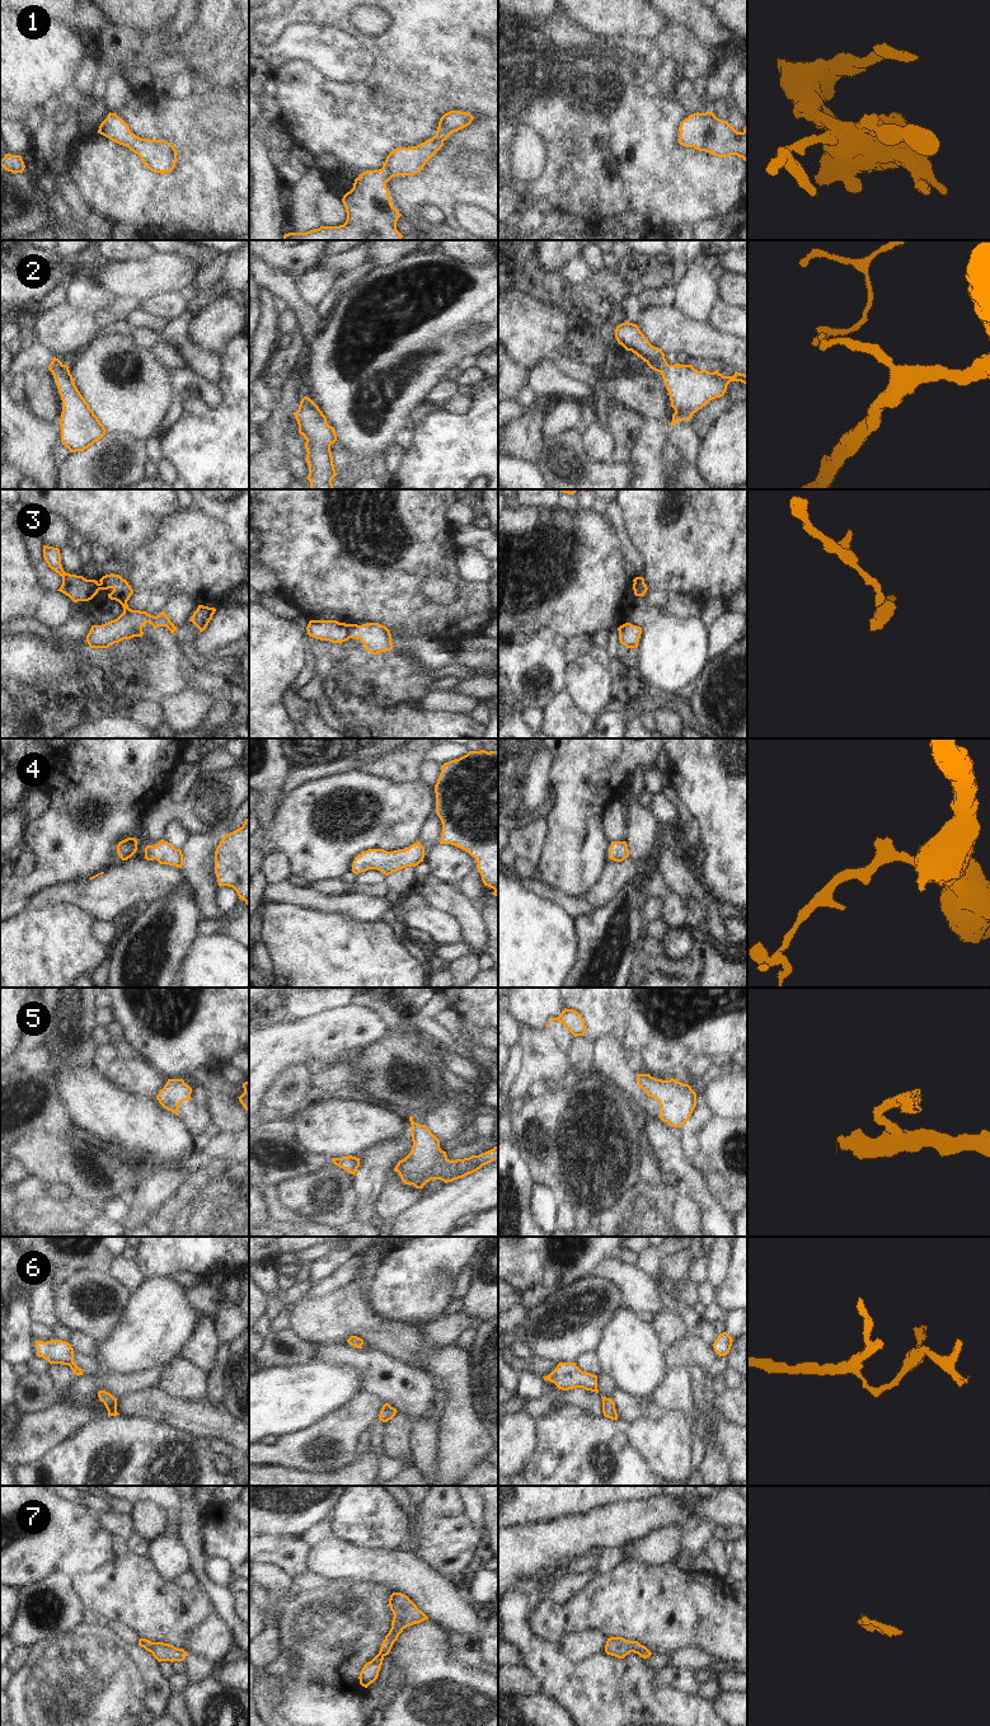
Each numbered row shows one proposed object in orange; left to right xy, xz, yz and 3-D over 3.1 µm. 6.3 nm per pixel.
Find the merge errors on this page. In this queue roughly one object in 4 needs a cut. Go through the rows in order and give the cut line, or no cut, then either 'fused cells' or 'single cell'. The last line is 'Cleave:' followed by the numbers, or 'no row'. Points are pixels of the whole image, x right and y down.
1: no cut; single cell
2: no cut; single cell
3: cut in xz along (347, 624), (351, 637); fused cells
4: no cut; single cell
5: no cut; single cell
6: no cut; single cell
7: no cut; single cell
Cleave: 3

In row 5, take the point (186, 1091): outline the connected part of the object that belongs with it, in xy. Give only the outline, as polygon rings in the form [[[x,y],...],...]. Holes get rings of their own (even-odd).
[[[168,1079],[164,1088],[156,1096],[159,1103],[178,1115],[179,1104],[191,1099],[192,1088],[183,1079]]]

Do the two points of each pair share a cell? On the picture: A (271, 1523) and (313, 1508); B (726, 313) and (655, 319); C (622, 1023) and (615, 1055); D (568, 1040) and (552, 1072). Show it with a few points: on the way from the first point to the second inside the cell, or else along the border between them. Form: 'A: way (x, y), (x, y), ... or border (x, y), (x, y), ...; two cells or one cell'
A: way (281, 1514), (300, 1514), (303, 1511); one cell
B: border (708, 322), (721, 332), (733, 337); two cells
C: border (594, 1041), (601, 1036), (610, 1035), (628, 1051); two cells
D: border (548, 1028), (556, 1042), (566, 1051); two cells

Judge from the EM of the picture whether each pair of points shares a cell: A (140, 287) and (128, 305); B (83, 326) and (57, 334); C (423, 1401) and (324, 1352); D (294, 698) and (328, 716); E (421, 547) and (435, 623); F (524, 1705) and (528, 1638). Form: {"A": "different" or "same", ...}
{"A": "different", "B": "same", "C": "same", "D": "different", "E": "same", "F": "different"}

